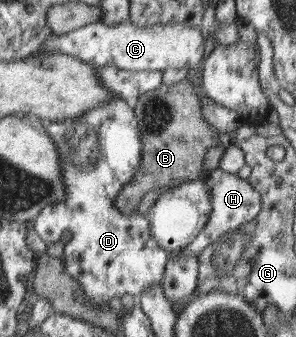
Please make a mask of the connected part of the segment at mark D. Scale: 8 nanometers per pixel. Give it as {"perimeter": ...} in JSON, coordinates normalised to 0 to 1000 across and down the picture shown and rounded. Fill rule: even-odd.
{"perimeter":[[[382,291],[358,315],[307,320],[243,356],[155,362],[155,386],[199,457],[226,579],[132,629],[111,653],[115,682],[172,724],[199,718],[213,694],[240,694],[209,766],[223,807],[280,855],[280,902],[372,908],[385,878],[436,869],[463,887],[476,866],[541,849],[574,748],[520,709],[497,644],[416,641],[389,611],[389,585],[476,496],[476,374],[453,320]]]}

